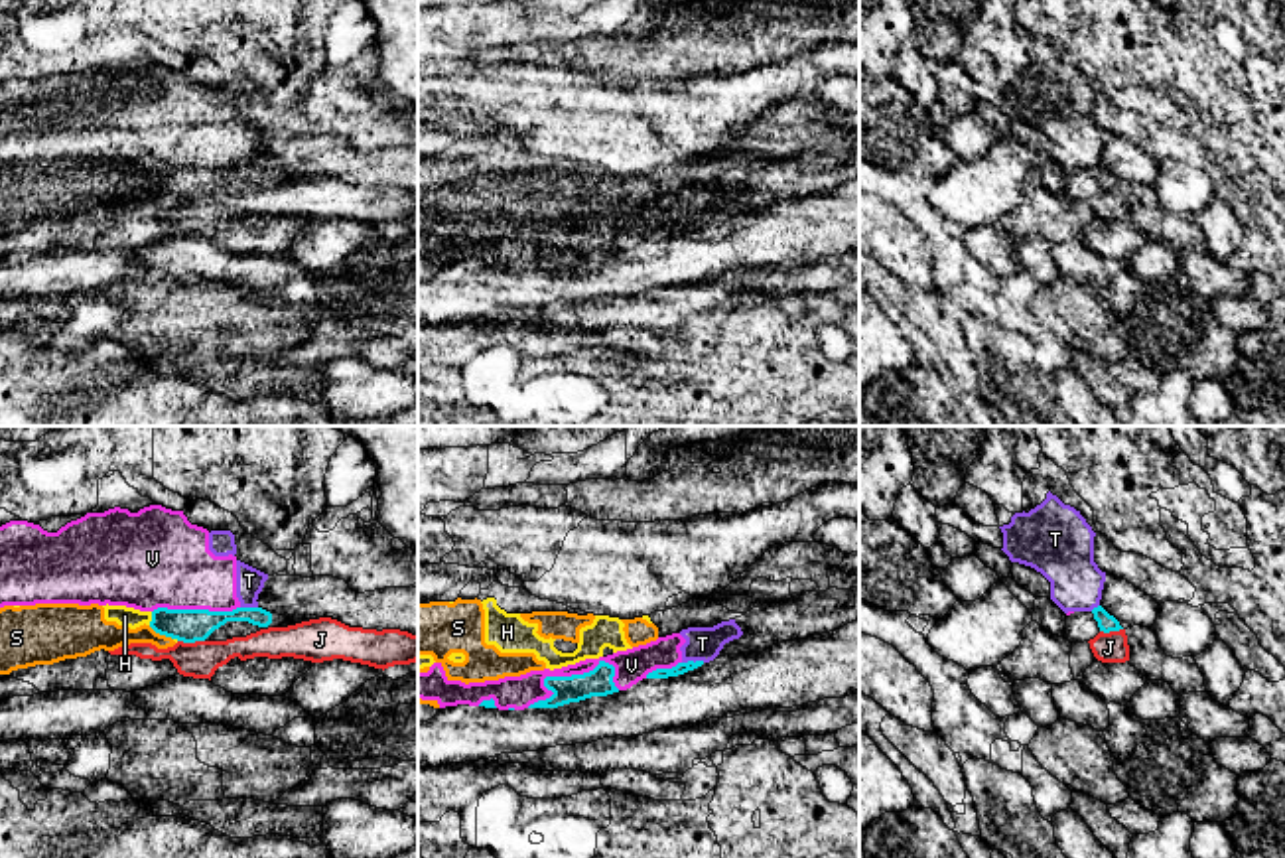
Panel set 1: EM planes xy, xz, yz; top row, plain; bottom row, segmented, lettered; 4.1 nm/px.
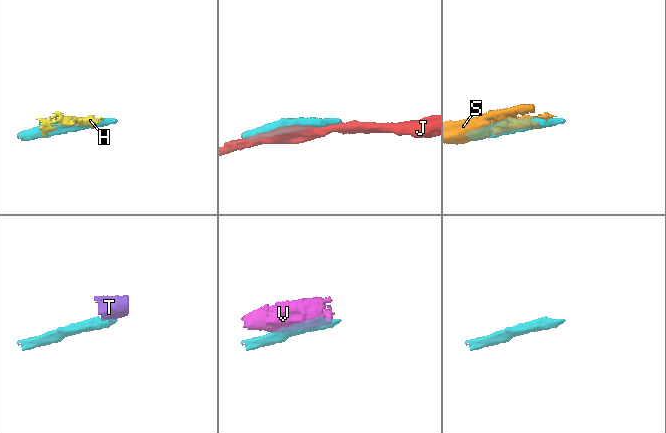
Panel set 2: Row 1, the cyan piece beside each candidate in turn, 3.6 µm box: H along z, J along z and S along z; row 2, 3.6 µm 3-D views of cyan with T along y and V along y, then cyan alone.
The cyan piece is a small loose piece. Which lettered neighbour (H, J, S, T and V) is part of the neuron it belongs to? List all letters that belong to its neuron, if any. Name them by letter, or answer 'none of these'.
none of these

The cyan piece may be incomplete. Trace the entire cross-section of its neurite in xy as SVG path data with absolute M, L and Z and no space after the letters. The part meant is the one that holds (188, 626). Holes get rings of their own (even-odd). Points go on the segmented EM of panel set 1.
M158 608L152 611L150 621L156 633L183 643L227 641L260 629L288 625L296 623L262 608L237 608L233 611Z

